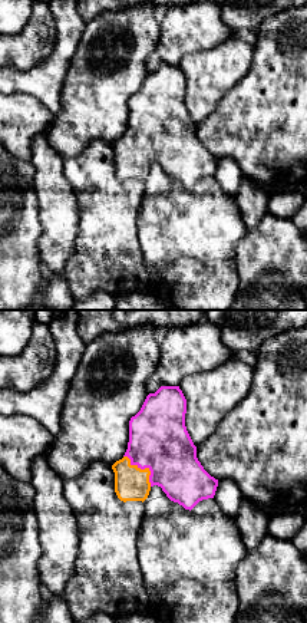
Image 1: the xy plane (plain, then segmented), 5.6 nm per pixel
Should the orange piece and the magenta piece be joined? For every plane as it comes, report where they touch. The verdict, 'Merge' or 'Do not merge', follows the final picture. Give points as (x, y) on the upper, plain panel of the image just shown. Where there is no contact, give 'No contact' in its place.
Touches orange at (145, 147)

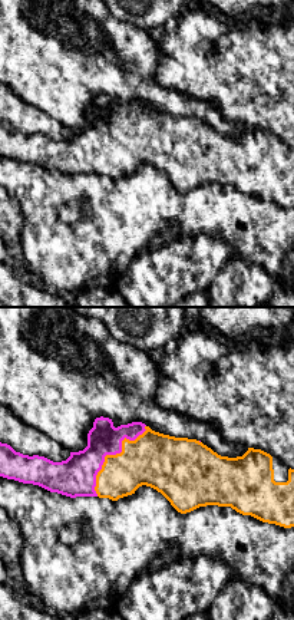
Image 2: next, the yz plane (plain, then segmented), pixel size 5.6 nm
Touches orange at (112, 134)

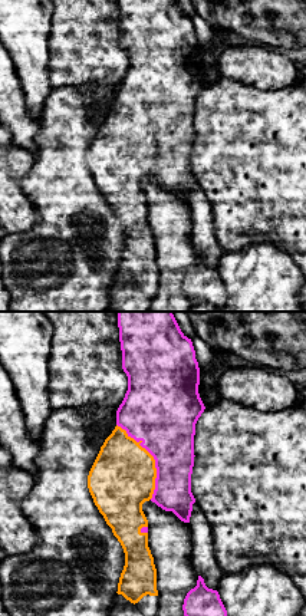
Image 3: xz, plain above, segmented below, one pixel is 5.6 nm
Touches orange at (154, 138)

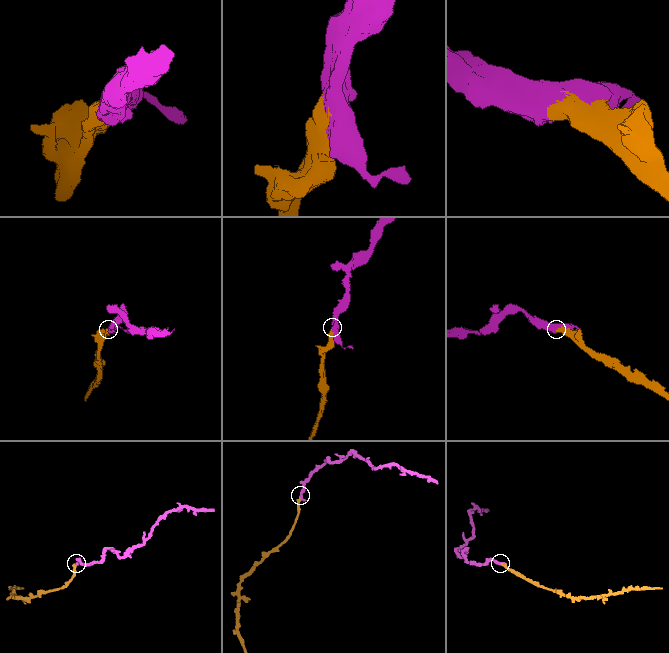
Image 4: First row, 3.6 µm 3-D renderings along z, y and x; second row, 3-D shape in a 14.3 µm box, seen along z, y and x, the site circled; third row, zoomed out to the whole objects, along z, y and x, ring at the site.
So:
Merge

